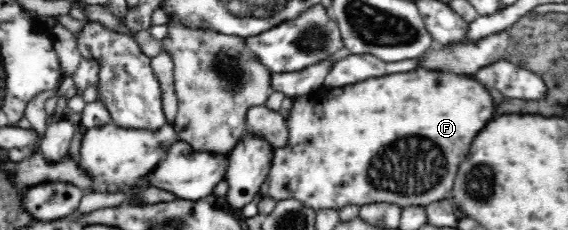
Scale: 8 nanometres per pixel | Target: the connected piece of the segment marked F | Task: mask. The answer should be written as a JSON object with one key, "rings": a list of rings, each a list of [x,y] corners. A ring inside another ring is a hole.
{"rings":[[[417,68],[411,74],[371,77],[367,79],[367,82],[346,84],[334,89],[319,88],[314,92],[309,92],[294,99],[291,115],[286,121],[287,127],[289,127],[289,144],[287,144],[287,148],[275,148],[273,166],[269,170],[266,182],[262,184],[259,190],[260,194],[261,196],[271,195],[277,200],[294,196],[301,203],[307,204],[307,206],[316,211],[322,208],[339,210],[348,202],[359,204],[360,206],[371,203],[391,203],[399,205],[403,209],[409,205],[427,206],[435,202],[435,200],[450,198],[447,196],[447,192],[453,188],[453,182],[455,182],[455,176],[457,176],[457,168],[465,162],[465,158],[469,154],[469,148],[471,148],[475,136],[481,132],[481,128],[485,128],[485,124],[489,124],[489,120],[493,120],[497,116],[495,110],[497,110],[497,104],[495,104],[491,92],[481,82],[477,82],[477,78],[465,76],[465,74],[453,74],[449,70]]]}

